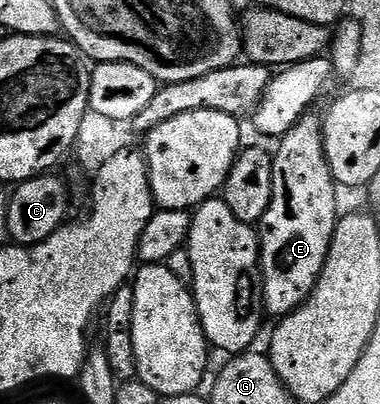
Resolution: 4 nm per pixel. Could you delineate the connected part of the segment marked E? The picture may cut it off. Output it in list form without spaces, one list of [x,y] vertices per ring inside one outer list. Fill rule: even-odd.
[[[311,110],[302,116],[277,141],[278,149],[272,155],[272,198],[270,209],[260,222],[260,291],[267,313],[274,318],[281,318],[295,312],[306,301],[316,286],[318,276],[322,273],[324,262],[328,258],[330,243],[334,237],[334,228],[340,219],[338,212],[338,192],[332,170],[326,161],[326,151],[322,141],[321,115]]]

